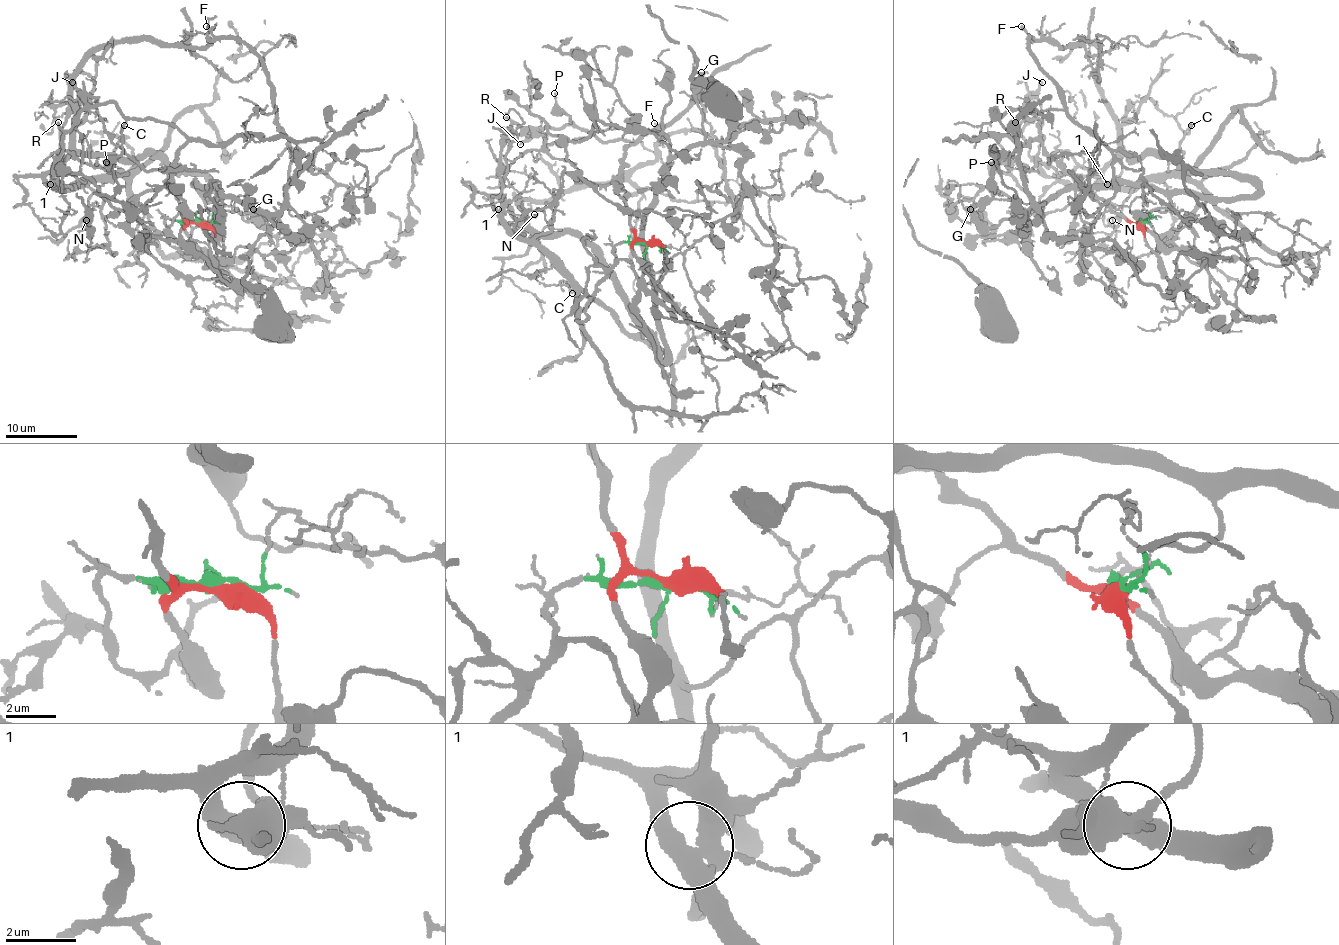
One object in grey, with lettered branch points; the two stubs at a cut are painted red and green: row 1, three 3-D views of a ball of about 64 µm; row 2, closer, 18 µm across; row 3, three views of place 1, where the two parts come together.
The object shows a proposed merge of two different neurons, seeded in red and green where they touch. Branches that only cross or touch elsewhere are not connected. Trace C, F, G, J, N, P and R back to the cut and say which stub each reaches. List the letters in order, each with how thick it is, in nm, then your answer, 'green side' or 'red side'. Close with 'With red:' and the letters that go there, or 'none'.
C: calibre 180 nm; green side
F: calibre 140 nm; green side
G: calibre 480 nm; green side
J: calibre 280 nm; red side
N: calibre 130 nm; green side
P: calibre 160 nm; red side
R: calibre 240 nm; red side
With red: J, P, R

